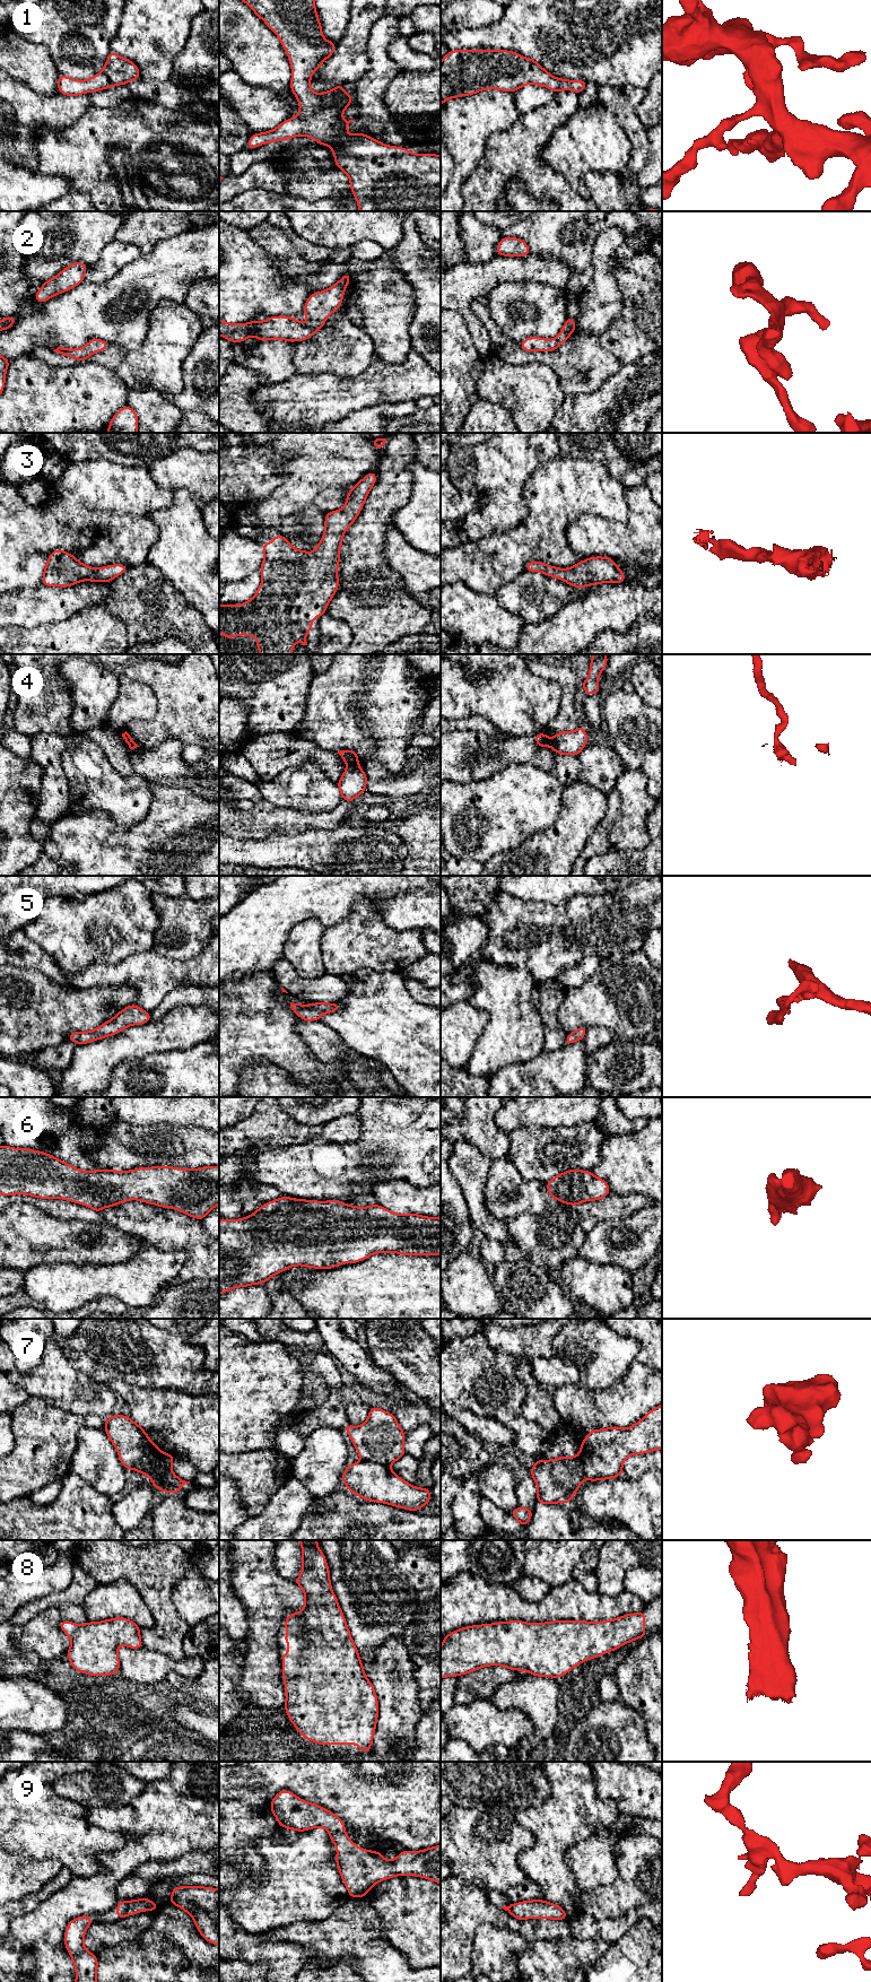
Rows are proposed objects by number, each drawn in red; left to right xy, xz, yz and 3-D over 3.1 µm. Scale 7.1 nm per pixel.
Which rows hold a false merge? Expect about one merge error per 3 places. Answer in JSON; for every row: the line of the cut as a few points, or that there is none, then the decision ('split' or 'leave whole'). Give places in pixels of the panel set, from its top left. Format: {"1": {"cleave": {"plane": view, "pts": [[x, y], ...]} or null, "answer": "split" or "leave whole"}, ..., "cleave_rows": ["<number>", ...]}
{"1": {"cleave": null, "answer": "leave whole"}, "2": {"cleave": null, "answer": "leave whole"}, "3": {"cleave": null, "answer": "leave whole"}, "4": {"cleave": {"plane": "xz", "pts": [[348, 765], [357, 766]]}, "answer": "split"}, "5": {"cleave": null, "answer": "leave whole"}, "6": {"cleave": null, "answer": "leave whole"}, "7": {"cleave": {"plane": "xy", "pts": [[165, 1453], [157, 1462], [156, 1472], [147, 1475]]}, "answer": "split"}, "8": {"cleave": null, "answer": "leave whole"}, "9": {"cleave": null, "answer": "leave whole"}, "cleave_rows": ["4", "7"]}

